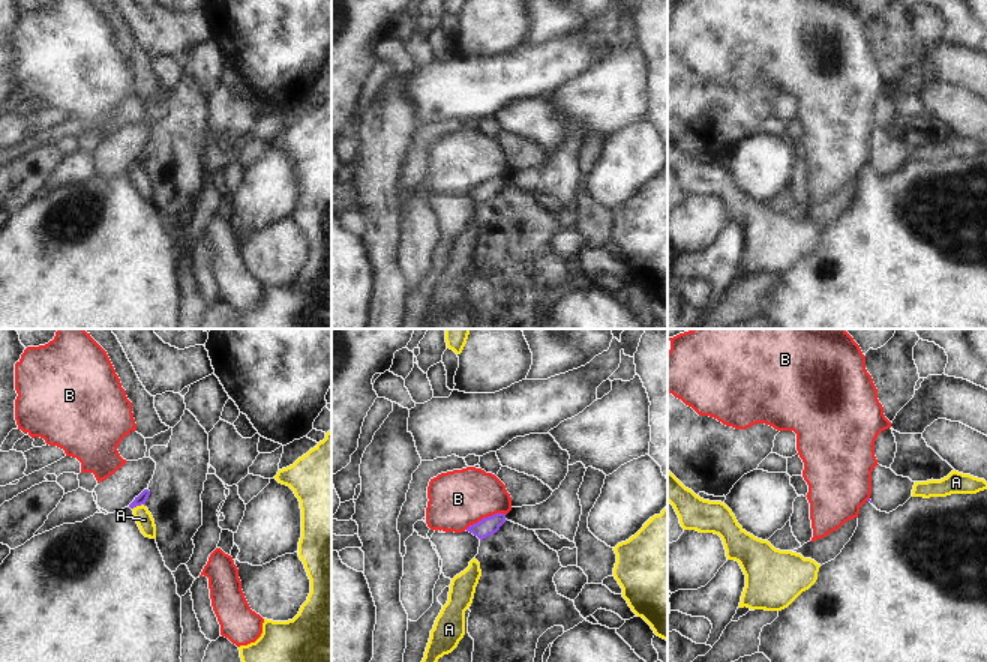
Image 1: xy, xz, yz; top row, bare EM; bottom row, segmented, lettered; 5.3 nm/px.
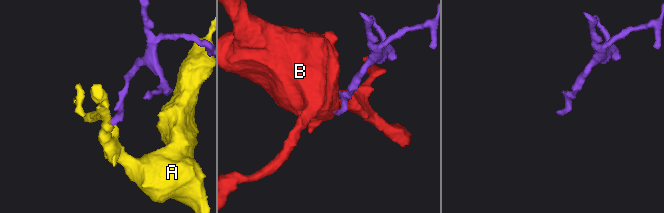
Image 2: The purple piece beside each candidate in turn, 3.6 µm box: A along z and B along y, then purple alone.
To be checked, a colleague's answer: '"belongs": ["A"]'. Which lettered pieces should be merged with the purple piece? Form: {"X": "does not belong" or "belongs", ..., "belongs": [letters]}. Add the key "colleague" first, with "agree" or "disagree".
{"colleague": "disagree", "A": "does not belong", "B": "does not belong", "belongs": []}

